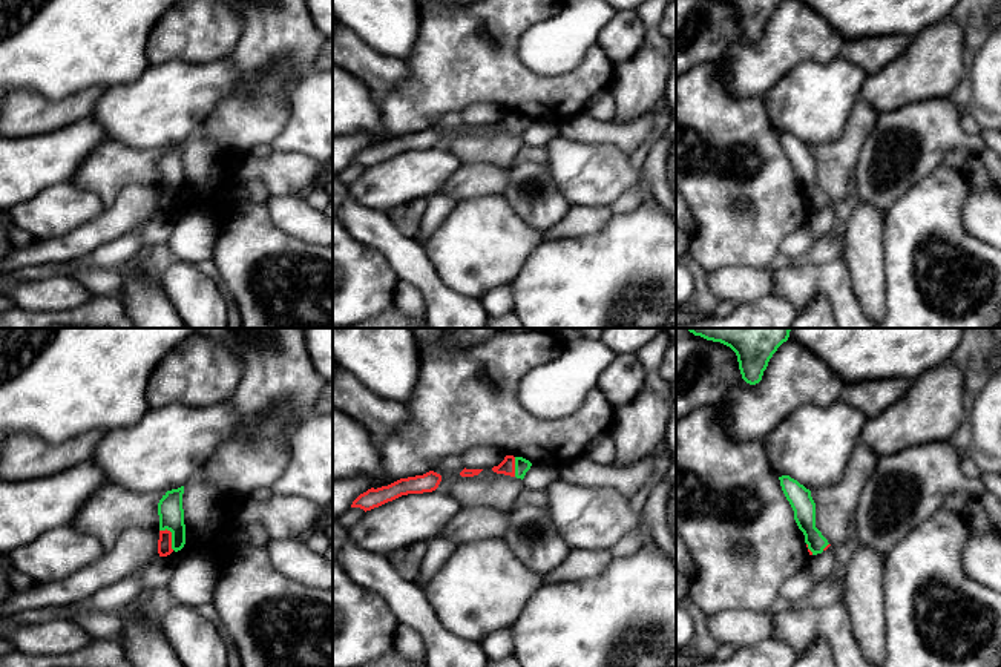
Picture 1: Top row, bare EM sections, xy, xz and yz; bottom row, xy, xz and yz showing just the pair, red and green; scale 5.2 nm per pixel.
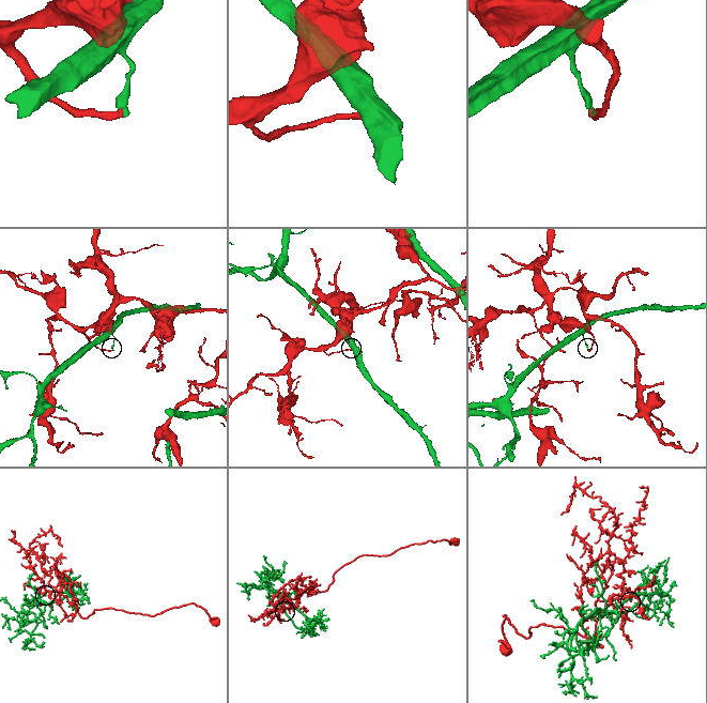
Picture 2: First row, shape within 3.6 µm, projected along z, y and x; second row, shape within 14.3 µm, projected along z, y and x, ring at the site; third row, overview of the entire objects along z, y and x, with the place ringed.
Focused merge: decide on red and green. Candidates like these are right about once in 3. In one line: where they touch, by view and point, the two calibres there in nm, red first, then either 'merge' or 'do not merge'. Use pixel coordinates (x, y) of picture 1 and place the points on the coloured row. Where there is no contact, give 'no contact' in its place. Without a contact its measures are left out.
meets red in xy at (170, 535); 80 nm thick on the red side, 130 nm on the other; do not merge

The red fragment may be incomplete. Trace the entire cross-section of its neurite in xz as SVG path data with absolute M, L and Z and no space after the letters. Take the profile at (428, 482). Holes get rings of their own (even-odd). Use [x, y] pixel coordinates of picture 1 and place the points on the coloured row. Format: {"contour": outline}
{"contour": "M434 471L423 475L400 478L388 486L368 489L353 501L351 508L360 508L366 512L402 495L432 492L438 488L440 481L441 475Z"}

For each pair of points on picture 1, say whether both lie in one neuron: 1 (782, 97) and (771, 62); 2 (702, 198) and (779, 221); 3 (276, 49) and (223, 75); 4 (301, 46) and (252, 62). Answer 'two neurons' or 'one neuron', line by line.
1: two neurons
2: one neuron
3: two neurons
4: one neuron

